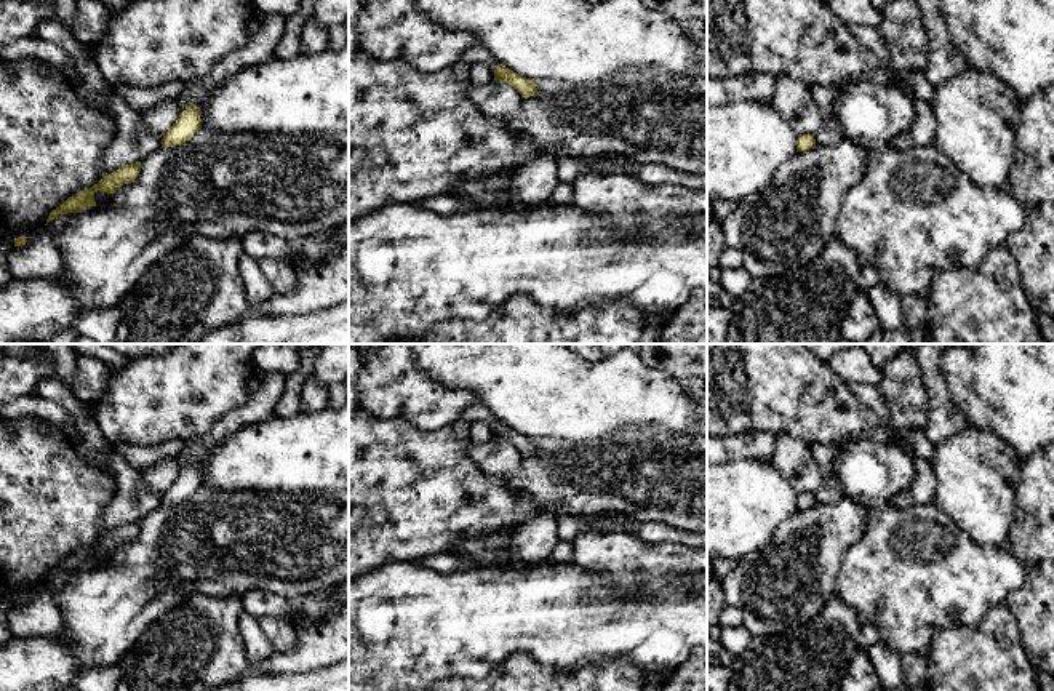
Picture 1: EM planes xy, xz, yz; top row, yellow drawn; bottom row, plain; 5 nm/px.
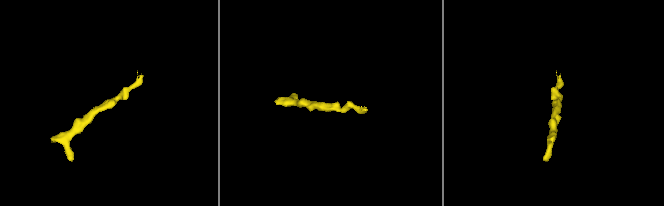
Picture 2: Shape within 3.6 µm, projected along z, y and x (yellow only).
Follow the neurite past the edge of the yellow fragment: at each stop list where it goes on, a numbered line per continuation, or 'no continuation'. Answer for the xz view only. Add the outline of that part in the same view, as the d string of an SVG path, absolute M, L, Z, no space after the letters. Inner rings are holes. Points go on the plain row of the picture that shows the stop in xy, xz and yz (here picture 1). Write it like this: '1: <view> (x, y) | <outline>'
no continuation

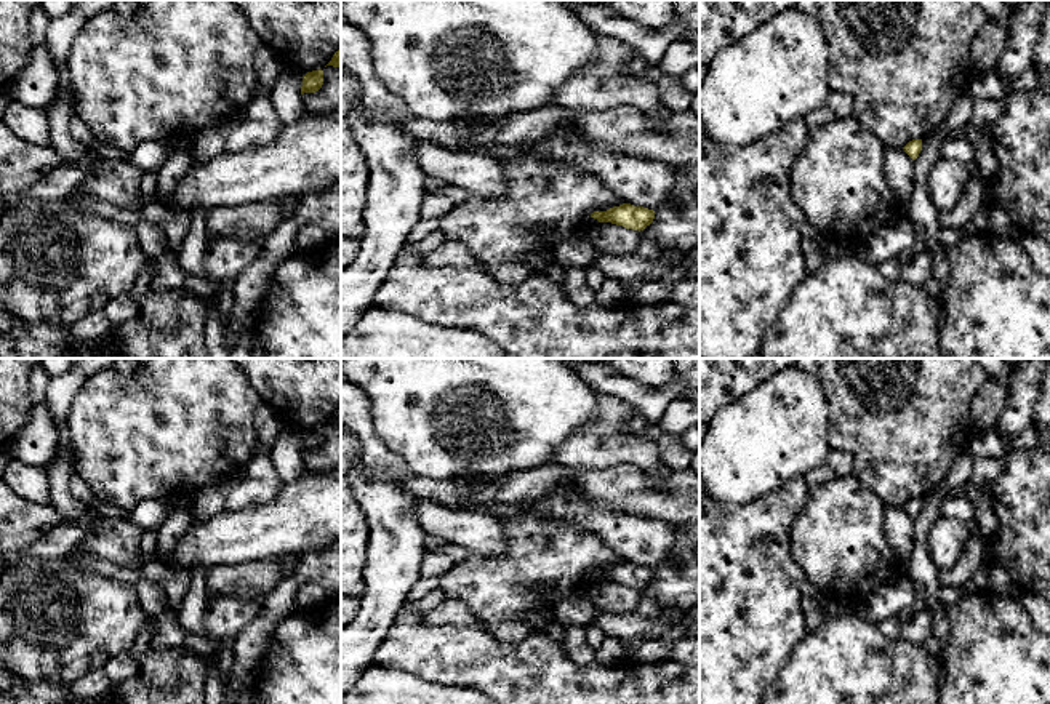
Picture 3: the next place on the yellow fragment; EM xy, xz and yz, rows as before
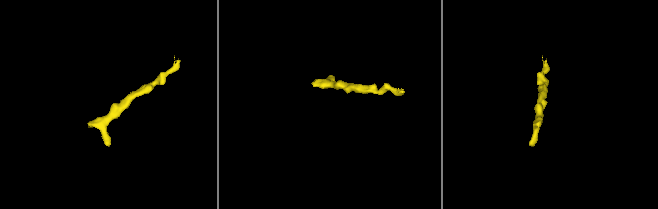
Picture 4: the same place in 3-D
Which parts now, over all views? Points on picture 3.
no continuation

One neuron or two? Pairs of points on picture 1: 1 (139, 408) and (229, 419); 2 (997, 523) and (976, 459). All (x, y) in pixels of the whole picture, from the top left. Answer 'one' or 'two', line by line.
1: two
2: one

